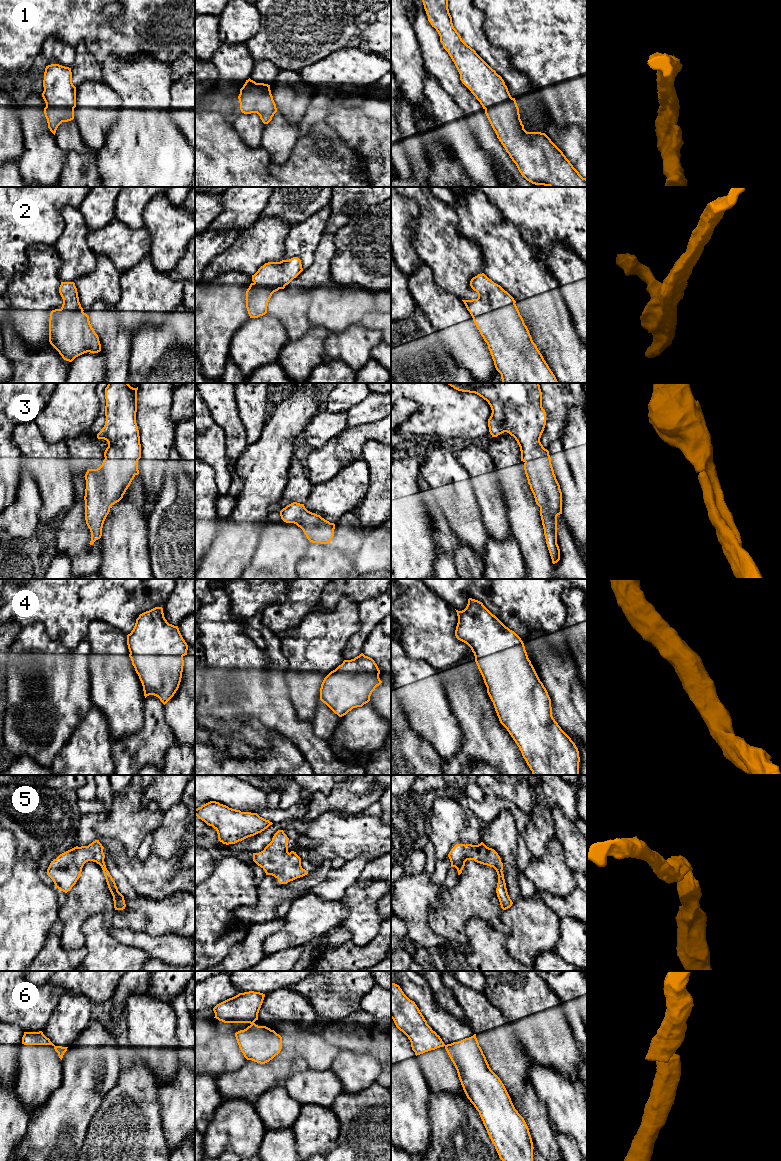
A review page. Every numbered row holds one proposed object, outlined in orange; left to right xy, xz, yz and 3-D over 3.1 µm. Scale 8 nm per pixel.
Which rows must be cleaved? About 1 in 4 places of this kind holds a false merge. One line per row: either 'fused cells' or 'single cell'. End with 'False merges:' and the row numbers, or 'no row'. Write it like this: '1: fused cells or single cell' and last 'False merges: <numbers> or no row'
1: single cell
2: single cell
3: single cell
4: single cell
5: single cell
6: fused cells
False merges: 6

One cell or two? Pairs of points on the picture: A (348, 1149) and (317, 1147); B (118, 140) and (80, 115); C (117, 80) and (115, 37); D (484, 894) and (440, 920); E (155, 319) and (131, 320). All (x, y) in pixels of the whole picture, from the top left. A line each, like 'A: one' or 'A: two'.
A: two
B: two
C: two
D: one
E: one

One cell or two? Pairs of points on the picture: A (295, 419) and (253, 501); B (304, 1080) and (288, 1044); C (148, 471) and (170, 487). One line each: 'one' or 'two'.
A: one
B: two
C: two

